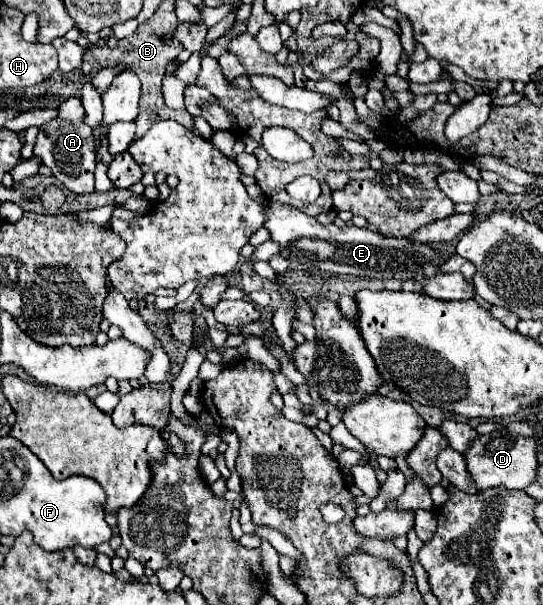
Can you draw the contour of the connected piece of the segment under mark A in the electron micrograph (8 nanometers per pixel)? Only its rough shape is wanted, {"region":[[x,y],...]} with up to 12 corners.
{"region":[[80,97],[42,125],[34,155],[74,193],[94,191],[96,139]]}

